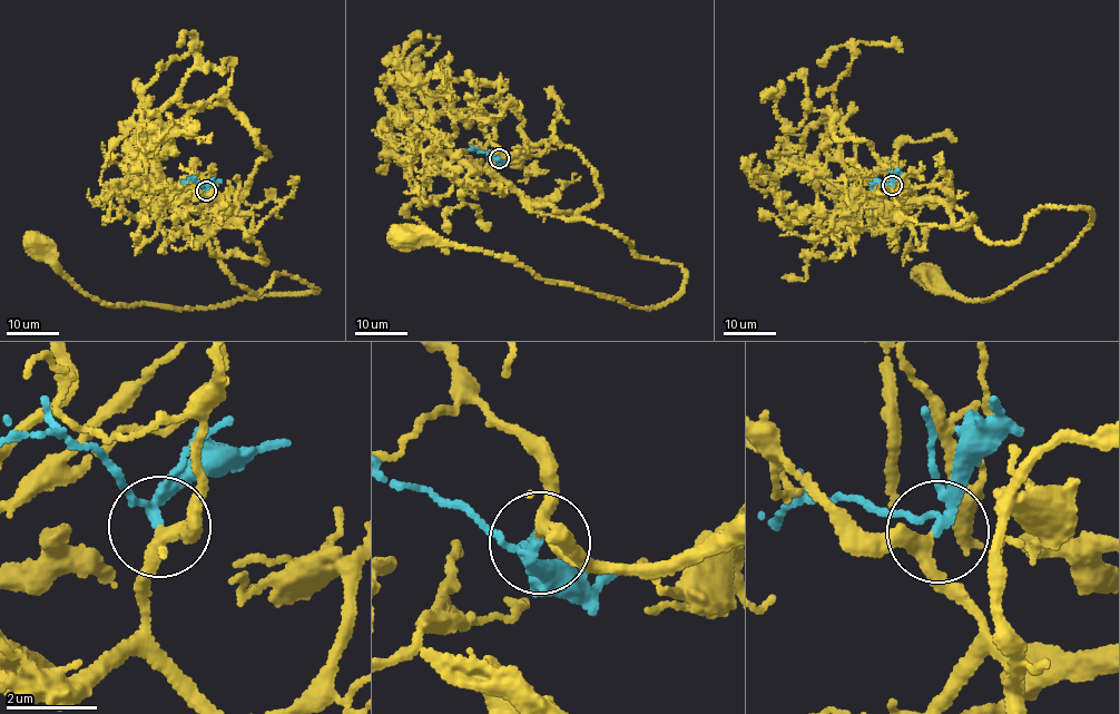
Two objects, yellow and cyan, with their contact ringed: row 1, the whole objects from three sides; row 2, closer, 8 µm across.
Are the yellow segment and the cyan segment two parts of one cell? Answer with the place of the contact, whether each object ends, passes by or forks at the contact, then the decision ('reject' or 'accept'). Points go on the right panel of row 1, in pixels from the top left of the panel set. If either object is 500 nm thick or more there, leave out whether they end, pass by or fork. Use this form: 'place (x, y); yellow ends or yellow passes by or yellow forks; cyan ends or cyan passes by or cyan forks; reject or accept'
place (892, 185); yellow passes by; cyan passes by; accept

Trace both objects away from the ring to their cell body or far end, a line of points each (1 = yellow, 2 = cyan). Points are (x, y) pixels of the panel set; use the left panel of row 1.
1: (206, 191), (186, 208), (203, 214), (236, 283), (258, 293), (280, 274), (316, 291), (105, 303), (36, 246)
2: (206, 191), (198, 181), (183, 181)

